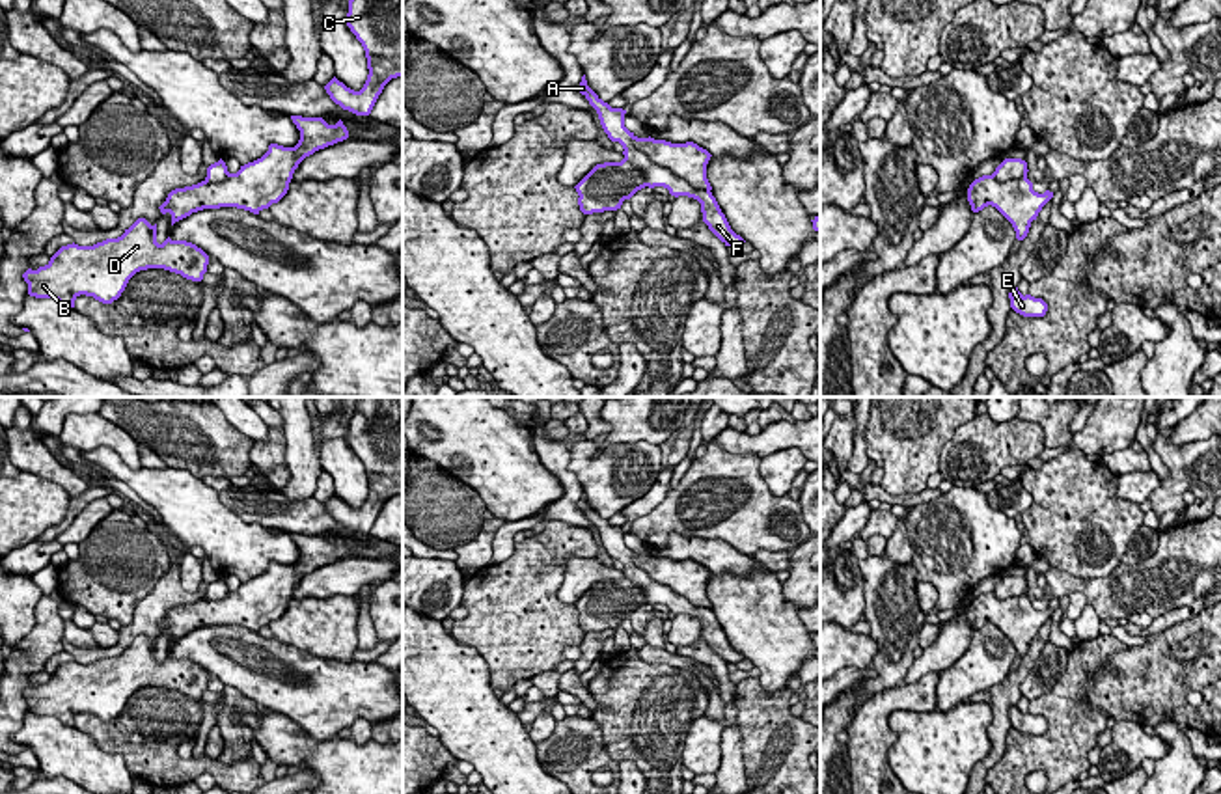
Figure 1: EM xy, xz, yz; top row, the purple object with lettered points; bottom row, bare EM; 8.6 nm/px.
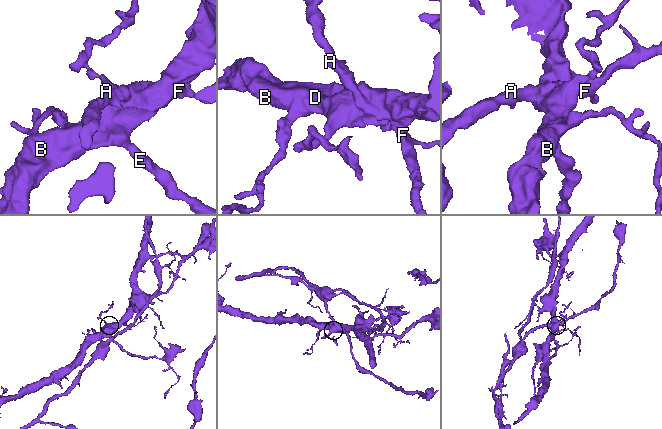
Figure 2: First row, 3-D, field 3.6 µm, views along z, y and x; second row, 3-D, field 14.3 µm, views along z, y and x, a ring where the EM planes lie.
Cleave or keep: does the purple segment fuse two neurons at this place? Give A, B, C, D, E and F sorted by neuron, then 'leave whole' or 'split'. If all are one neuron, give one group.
A F / B C D E; split

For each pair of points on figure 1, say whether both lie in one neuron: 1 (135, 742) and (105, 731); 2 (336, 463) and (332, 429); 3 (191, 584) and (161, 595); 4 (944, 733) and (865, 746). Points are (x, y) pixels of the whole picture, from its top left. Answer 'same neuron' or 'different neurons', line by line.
1: same neuron
2: different neurons
3: different neurons
4: different neurons

